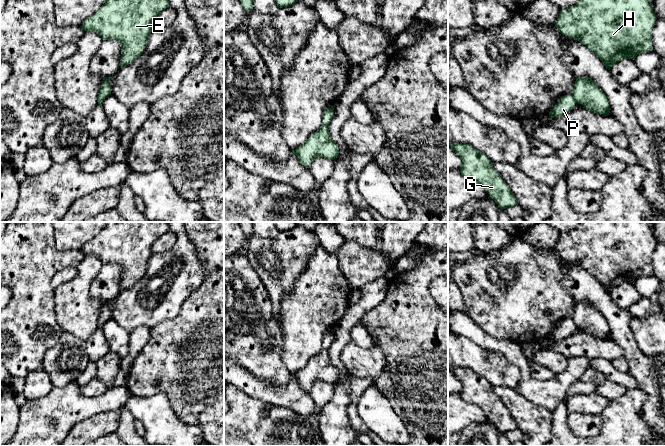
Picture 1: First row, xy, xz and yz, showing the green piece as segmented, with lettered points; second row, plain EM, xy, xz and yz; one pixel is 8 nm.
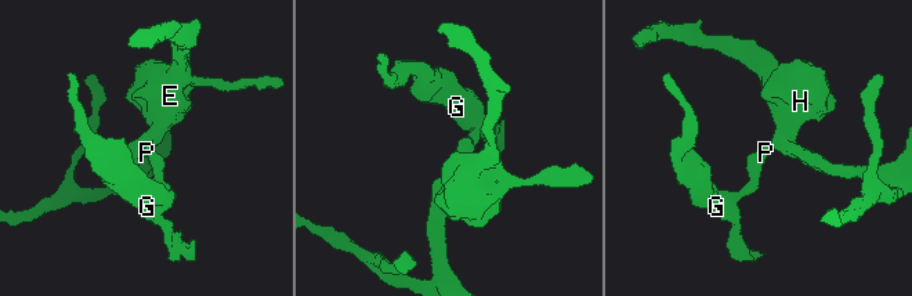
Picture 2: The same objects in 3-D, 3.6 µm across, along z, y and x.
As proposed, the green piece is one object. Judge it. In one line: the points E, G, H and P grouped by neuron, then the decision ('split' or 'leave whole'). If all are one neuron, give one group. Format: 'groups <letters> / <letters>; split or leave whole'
groups E H / G P; split

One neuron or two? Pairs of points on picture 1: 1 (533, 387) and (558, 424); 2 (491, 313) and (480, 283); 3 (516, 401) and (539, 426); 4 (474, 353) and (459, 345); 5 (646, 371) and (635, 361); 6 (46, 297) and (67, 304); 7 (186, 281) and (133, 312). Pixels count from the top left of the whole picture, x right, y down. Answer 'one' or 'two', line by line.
1: two
2: one
3: one
4: one
5: one
6: two
7: one

